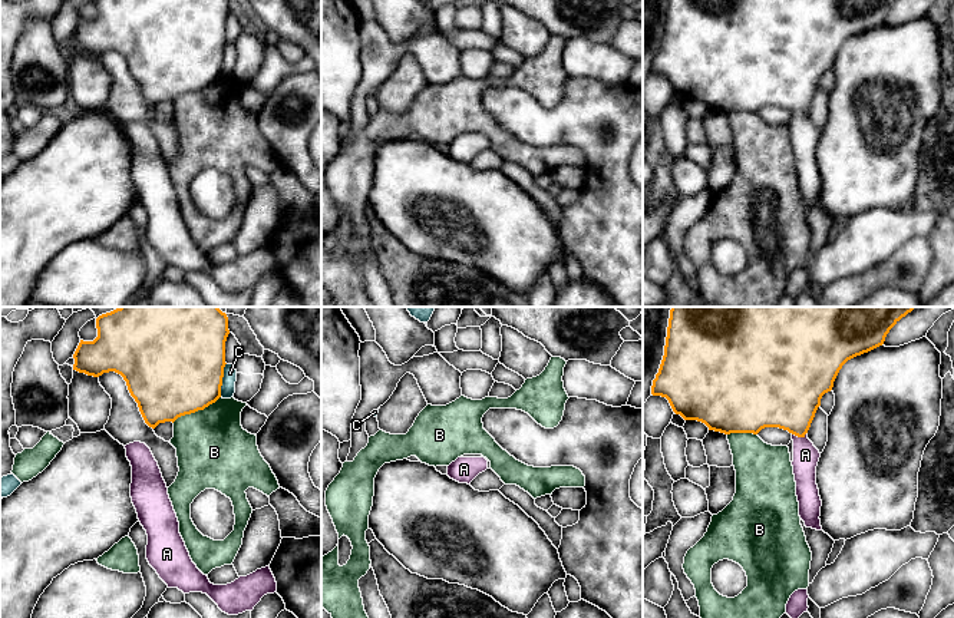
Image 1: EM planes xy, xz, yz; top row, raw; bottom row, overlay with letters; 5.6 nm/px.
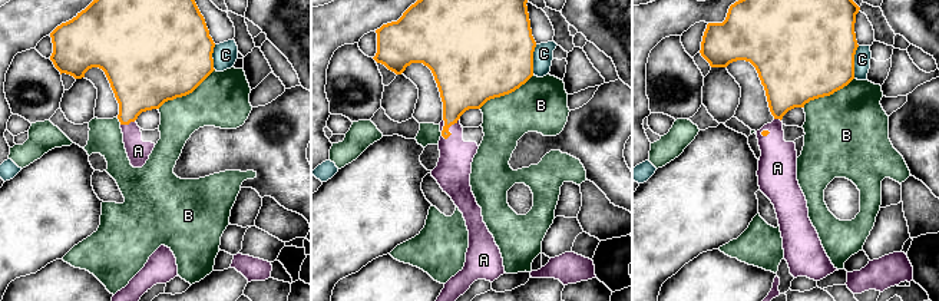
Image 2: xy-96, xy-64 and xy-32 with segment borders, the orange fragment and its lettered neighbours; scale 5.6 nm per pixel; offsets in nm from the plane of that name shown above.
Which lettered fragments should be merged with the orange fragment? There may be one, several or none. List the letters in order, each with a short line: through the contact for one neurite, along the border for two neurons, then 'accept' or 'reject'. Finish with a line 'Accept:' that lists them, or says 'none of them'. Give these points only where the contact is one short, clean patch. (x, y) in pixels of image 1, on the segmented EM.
A: line yz (786, 395), (798, 422), (799, 436), (805, 455); accept
B: reject
C: reject
Accept: A

